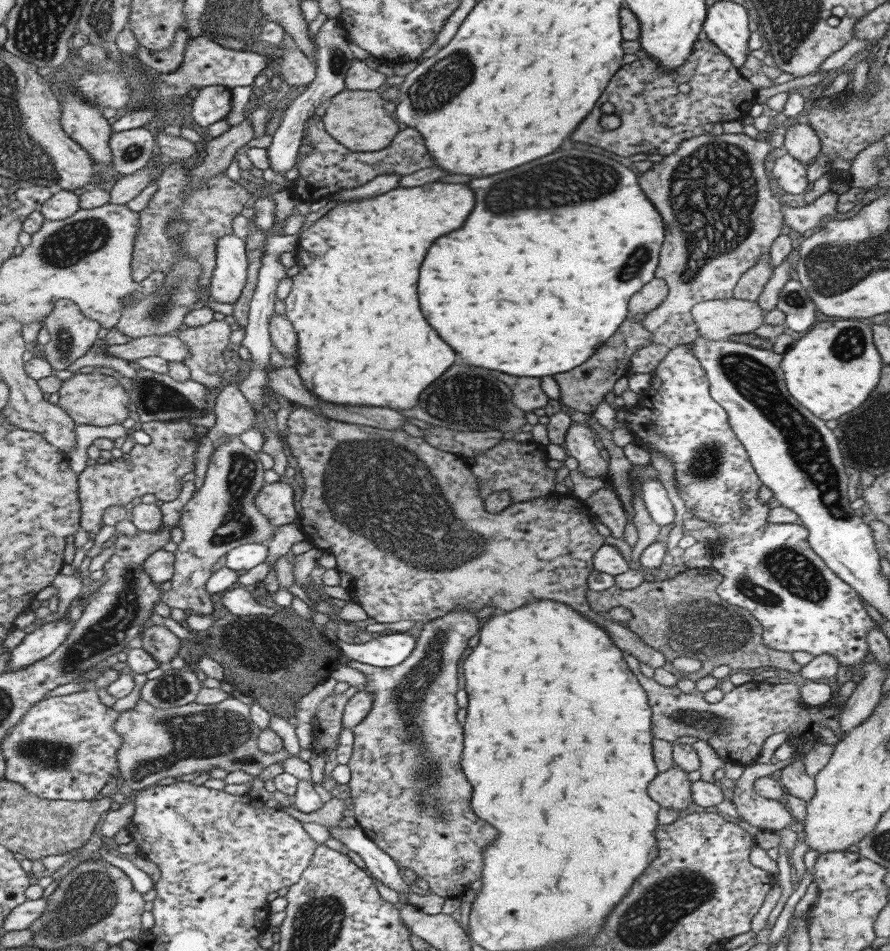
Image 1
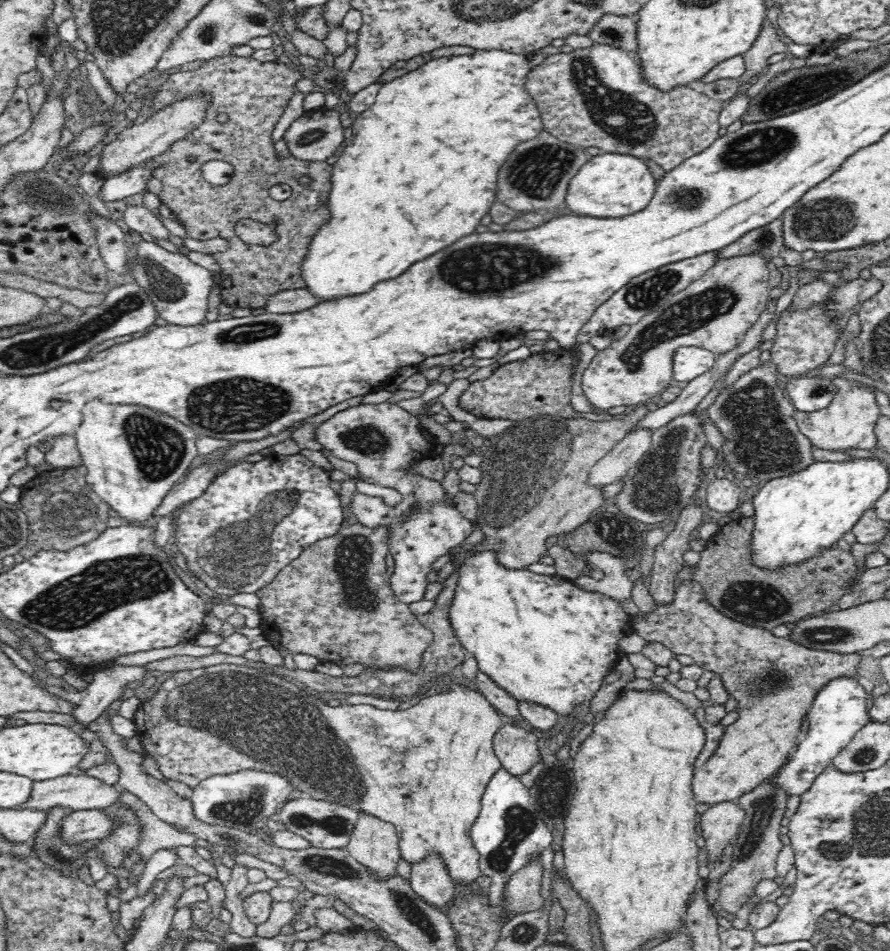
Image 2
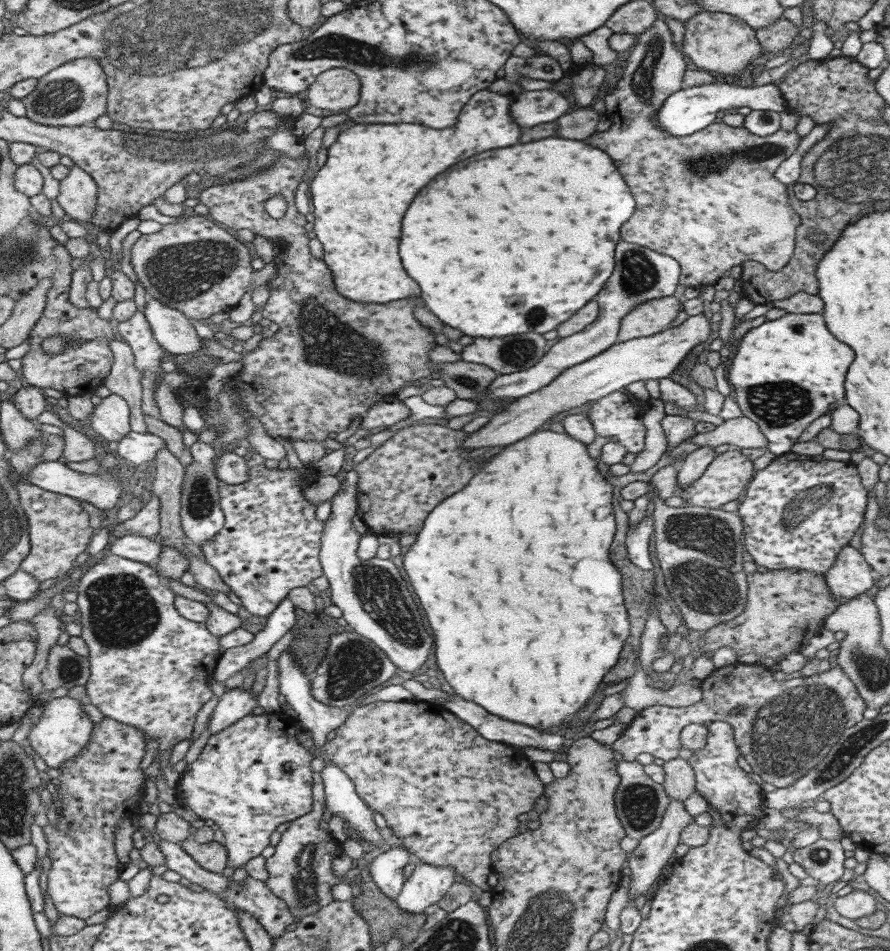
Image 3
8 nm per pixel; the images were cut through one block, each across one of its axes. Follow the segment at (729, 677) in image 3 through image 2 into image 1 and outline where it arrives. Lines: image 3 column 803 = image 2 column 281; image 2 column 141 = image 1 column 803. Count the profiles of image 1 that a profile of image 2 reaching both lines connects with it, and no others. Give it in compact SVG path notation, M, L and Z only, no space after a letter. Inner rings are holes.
M622 651L622 655L647 695L651 706L651 731L656 738L673 743L680 736L696 736L708 742L724 763L744 768L758 762L765 740L774 733L788 732L788 742L794 747L814 739L818 742L819 732L824 728L831 728L838 740L843 738L840 713L844 704L828 702L810 707L802 702L796 685L752 681L736 686L732 692L724 694L720 702L708 703L705 694L697 688L684 694L677 687L668 688L658 684L654 678L645 677L640 672L640 662L630 652Z

